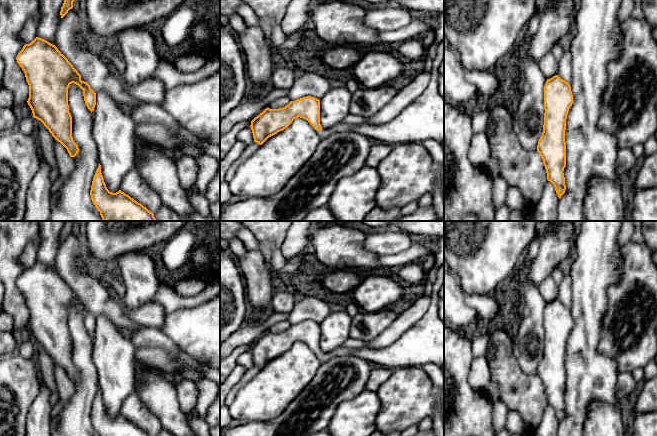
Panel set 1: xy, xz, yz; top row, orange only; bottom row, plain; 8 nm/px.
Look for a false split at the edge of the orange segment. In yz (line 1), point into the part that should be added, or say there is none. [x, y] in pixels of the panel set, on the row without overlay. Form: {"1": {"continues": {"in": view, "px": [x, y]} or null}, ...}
{"1": {"continues": null}}

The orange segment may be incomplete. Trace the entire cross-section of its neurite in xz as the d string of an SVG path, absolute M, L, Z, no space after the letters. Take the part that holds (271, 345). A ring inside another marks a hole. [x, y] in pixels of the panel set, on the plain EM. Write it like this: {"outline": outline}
{"outline": "M444 263L438 267L427 313L388 347L381 350L339 347L326 354L320 348L320 324L307 320L290 325L283 332L266 332L255 341L250 349L254 366L262 369L269 361L283 355L294 343L300 341L307 344L322 362L334 356L353 355L393 370L405 366L422 367L429 363L444 368L444 321L438 311L438 293L443 284Z"}

